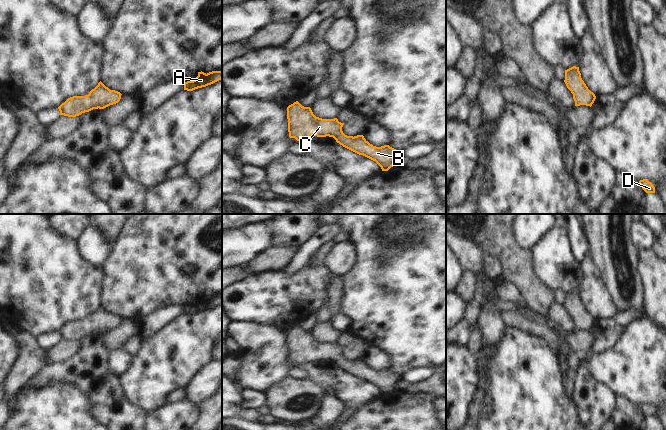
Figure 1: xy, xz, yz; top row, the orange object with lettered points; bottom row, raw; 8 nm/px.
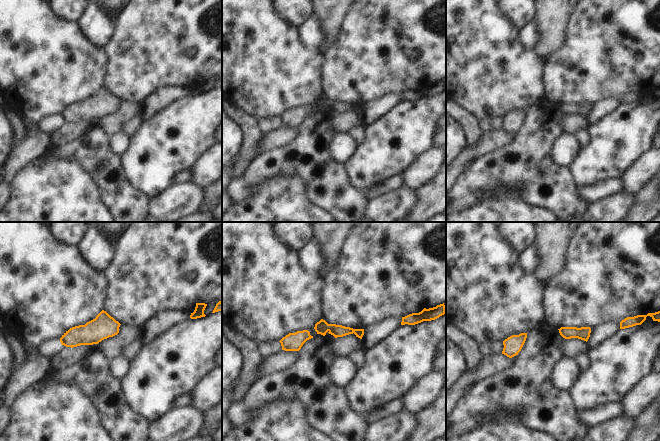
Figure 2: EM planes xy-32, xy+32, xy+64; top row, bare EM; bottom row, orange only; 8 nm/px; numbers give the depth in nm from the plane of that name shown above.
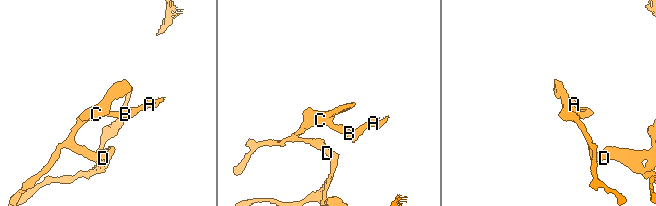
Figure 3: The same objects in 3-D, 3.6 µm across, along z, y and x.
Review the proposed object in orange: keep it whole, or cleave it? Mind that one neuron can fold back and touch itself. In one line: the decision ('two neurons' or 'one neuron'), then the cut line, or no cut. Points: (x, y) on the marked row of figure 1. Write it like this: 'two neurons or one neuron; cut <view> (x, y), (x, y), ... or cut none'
one neuron; cut none

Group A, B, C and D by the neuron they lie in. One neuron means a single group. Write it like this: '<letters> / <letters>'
A B C D

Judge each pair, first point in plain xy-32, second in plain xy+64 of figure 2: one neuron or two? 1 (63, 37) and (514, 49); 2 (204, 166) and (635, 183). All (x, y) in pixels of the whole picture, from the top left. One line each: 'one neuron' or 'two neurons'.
1: one neuron
2: one neuron

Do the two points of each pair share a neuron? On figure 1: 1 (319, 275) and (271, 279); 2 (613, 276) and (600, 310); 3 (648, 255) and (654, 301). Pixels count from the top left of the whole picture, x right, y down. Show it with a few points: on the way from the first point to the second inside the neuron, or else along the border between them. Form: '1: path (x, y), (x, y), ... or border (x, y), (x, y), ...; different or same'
1: path (307, 279), (283, 280); same
2: border (597, 269), (613, 305), (618, 310); different
3: path (650, 266), (654, 272), (654, 290); same

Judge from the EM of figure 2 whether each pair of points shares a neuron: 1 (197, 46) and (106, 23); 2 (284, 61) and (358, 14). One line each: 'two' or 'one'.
1: two
2: two

